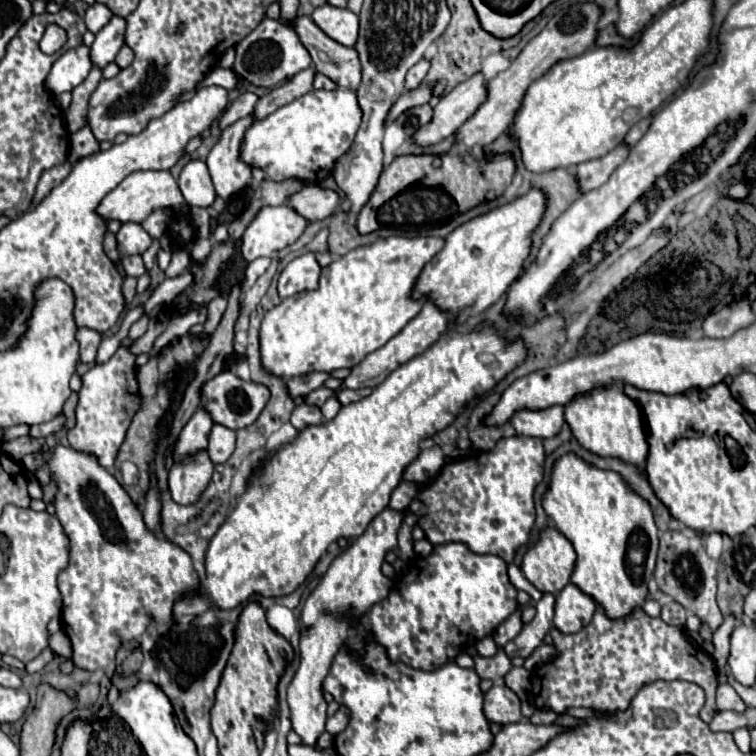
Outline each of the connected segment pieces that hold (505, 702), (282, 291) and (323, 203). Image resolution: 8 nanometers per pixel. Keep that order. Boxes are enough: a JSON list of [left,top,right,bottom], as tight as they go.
[[483,684,521,726],[279,252,321,298],[287,182,339,220]]

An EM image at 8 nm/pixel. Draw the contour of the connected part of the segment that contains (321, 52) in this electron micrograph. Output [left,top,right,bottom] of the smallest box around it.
[295,16,361,90]

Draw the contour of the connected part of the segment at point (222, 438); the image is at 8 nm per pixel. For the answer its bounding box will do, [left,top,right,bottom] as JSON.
[207,424,235,464]

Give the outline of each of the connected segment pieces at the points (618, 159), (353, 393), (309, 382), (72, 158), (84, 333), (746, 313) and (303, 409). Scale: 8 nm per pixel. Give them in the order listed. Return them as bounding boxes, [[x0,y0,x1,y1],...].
[[575,144,629,194],[337,390,369,406],[285,372,329,400],[69,126,99,164],[77,330,103,362],[703,302,755,338],[291,404,323,432]]

